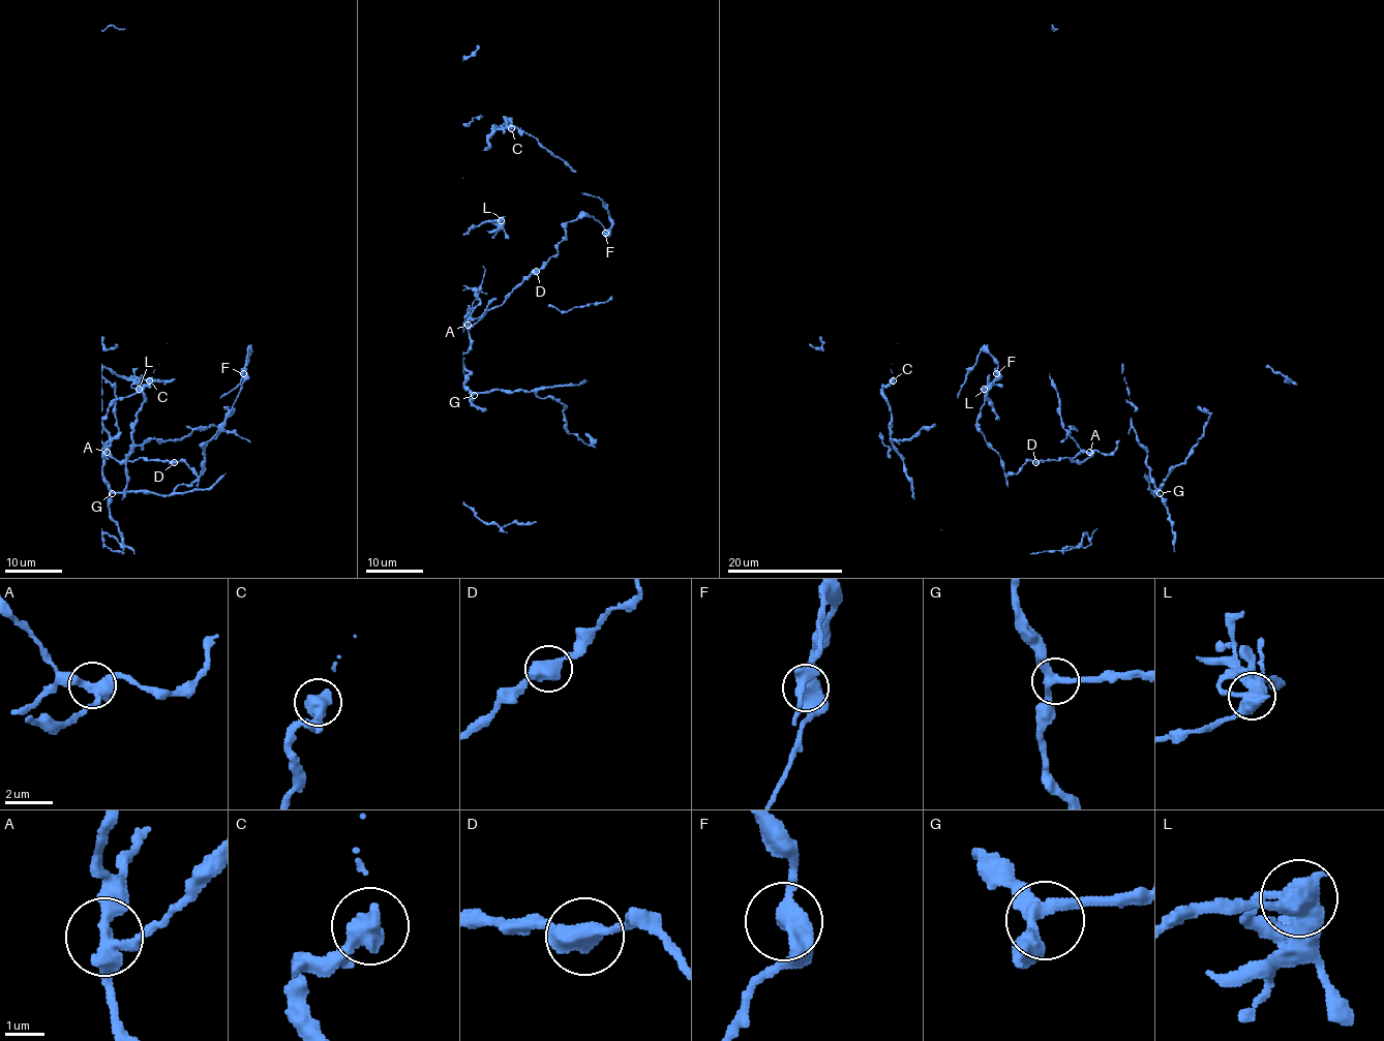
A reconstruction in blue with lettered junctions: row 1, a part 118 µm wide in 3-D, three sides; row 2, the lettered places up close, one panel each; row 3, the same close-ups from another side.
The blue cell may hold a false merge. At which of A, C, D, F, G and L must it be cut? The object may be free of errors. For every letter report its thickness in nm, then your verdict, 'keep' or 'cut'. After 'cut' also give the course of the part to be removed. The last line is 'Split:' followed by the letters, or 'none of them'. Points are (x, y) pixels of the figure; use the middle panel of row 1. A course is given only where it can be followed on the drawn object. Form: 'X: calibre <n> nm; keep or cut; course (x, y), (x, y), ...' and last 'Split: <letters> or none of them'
A: calibre 400 nm; keep
C: calibre 480 nm; keep
D: calibre 480 nm; keep
F: calibre 480 nm; keep
G: calibre 280 nm; keep
L: calibre 480 nm; cut
Split: L

